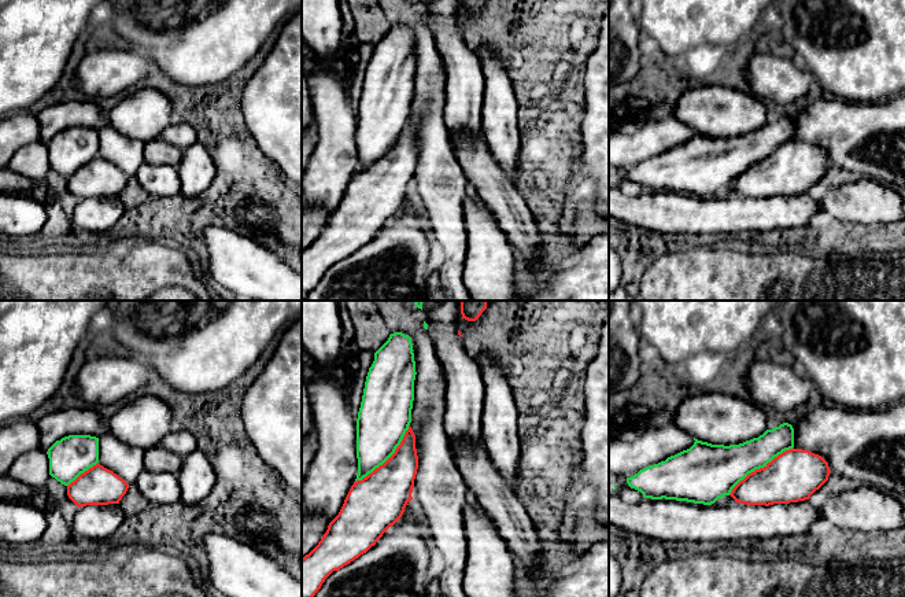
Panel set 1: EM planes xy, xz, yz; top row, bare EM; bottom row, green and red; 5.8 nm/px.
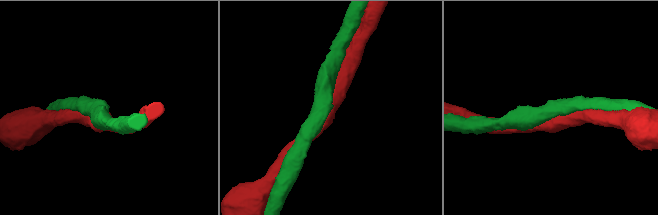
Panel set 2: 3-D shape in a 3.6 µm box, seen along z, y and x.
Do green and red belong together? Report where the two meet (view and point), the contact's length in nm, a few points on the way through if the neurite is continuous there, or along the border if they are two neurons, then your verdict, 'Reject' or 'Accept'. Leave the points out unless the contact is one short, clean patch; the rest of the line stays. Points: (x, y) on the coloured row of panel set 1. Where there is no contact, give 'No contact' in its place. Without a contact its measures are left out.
Touches green at yz (760, 467). Shared border 480 nm. Accept

